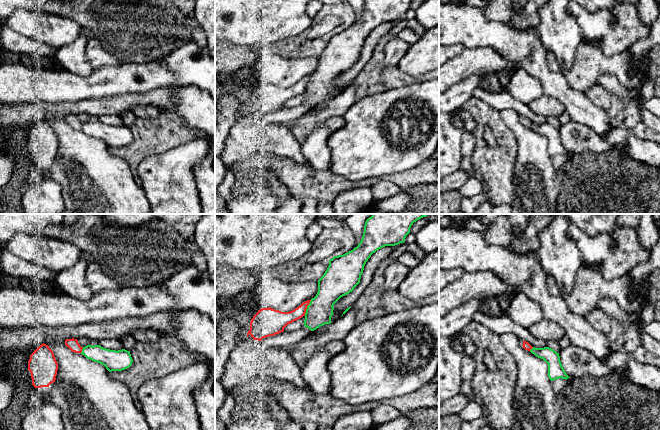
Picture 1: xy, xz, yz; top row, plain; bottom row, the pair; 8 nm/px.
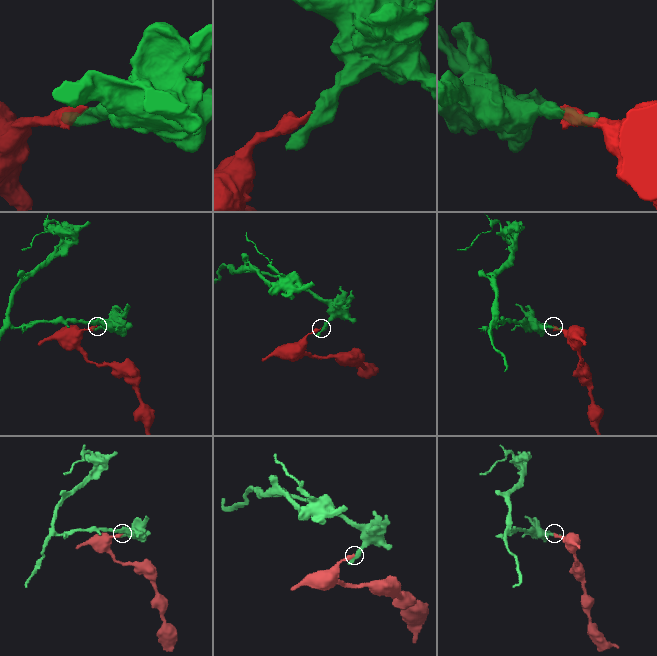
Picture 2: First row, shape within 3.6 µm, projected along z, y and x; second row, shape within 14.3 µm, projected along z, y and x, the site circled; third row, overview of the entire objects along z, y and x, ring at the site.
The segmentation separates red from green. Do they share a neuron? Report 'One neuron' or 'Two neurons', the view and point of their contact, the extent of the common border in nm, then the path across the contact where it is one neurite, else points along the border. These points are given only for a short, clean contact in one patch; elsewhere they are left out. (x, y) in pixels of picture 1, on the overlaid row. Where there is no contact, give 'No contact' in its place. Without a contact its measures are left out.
Two neurons. Touches red at xz (306, 308). Shared border 140 nm. Boundary: xz (311, 300), (304, 315)

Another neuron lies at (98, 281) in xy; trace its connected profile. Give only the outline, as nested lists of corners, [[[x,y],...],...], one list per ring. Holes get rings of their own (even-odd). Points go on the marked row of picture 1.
[[[92,261],[88,262],[86,279],[93,293],[120,288],[111,277],[103,272],[99,265]]]

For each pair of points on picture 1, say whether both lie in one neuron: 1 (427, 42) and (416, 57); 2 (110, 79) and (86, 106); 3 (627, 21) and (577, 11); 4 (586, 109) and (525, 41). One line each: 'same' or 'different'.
1: same
2: different
3: same
4: same

